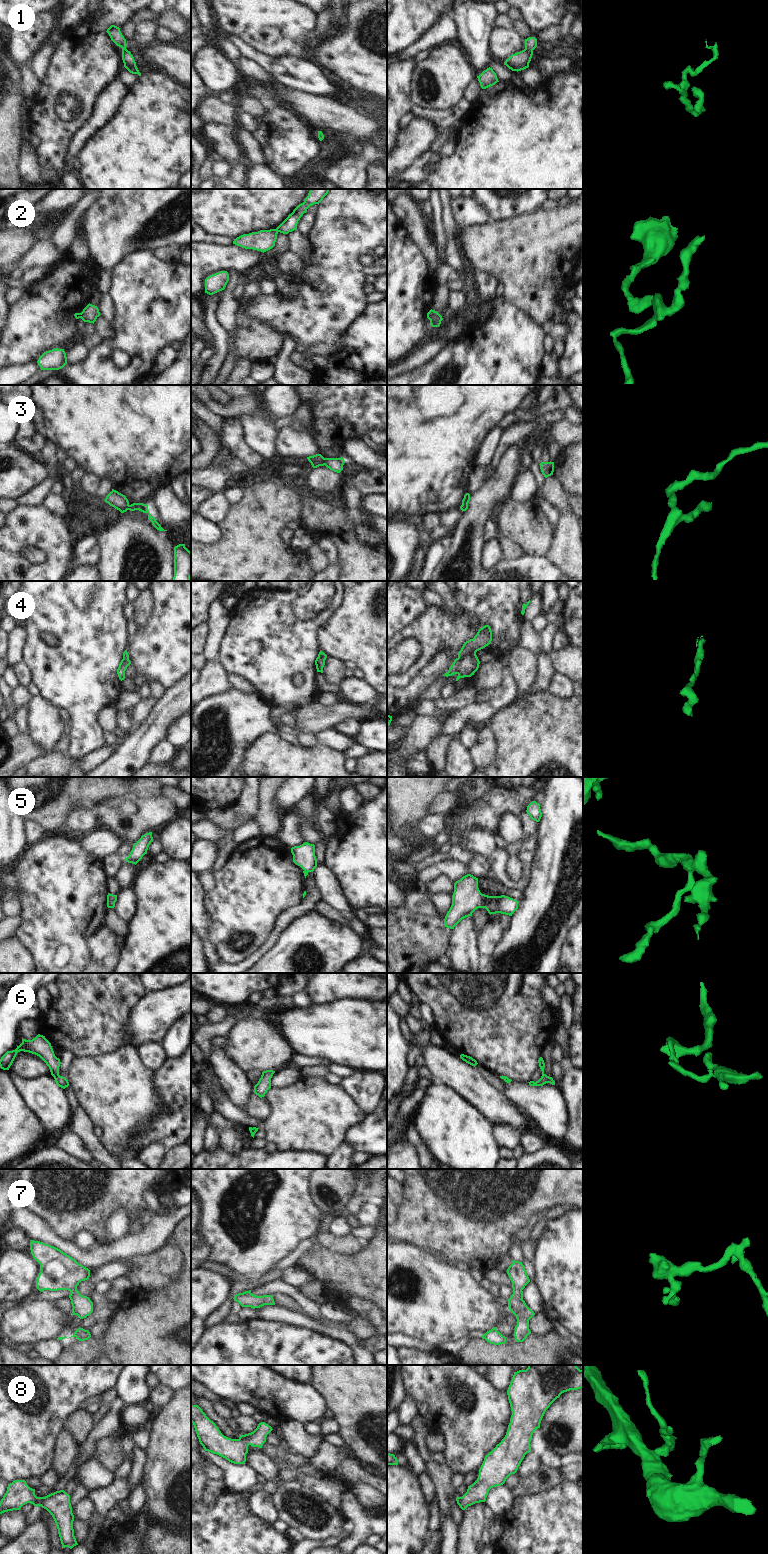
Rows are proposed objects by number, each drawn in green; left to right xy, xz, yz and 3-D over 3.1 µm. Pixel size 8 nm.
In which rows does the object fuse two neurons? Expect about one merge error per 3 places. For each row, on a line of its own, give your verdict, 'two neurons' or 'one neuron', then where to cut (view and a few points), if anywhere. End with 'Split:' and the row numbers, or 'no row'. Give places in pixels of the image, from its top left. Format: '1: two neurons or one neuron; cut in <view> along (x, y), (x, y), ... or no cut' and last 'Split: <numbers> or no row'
1: one neuron; no cut
2: two neurons; cut in xz along (275, 229), (277, 232)
3: two neurons; cut in xz along (325, 458), (324, 464)
4: one neuron; no cut
5: one neuron; no cut
6: one neuron; no cut
7: one neuron; no cut
8: one neuron; no cut
Split: 2, 3

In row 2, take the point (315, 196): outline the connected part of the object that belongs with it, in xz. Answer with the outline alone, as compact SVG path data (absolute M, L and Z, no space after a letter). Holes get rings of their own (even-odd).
M310 189L308 196L305 198L304 202L299 204L291 214L276 228L277 232L288 234L297 229L297 224L307 209L318 204L323 200L323 198L328 194L330 189Z

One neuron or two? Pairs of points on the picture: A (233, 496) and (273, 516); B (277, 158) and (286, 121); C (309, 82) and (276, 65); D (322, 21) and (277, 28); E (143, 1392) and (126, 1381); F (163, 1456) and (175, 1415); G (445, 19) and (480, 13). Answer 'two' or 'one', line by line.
A: two
B: one
C: one
D: two
E: one
F: one
G: two

